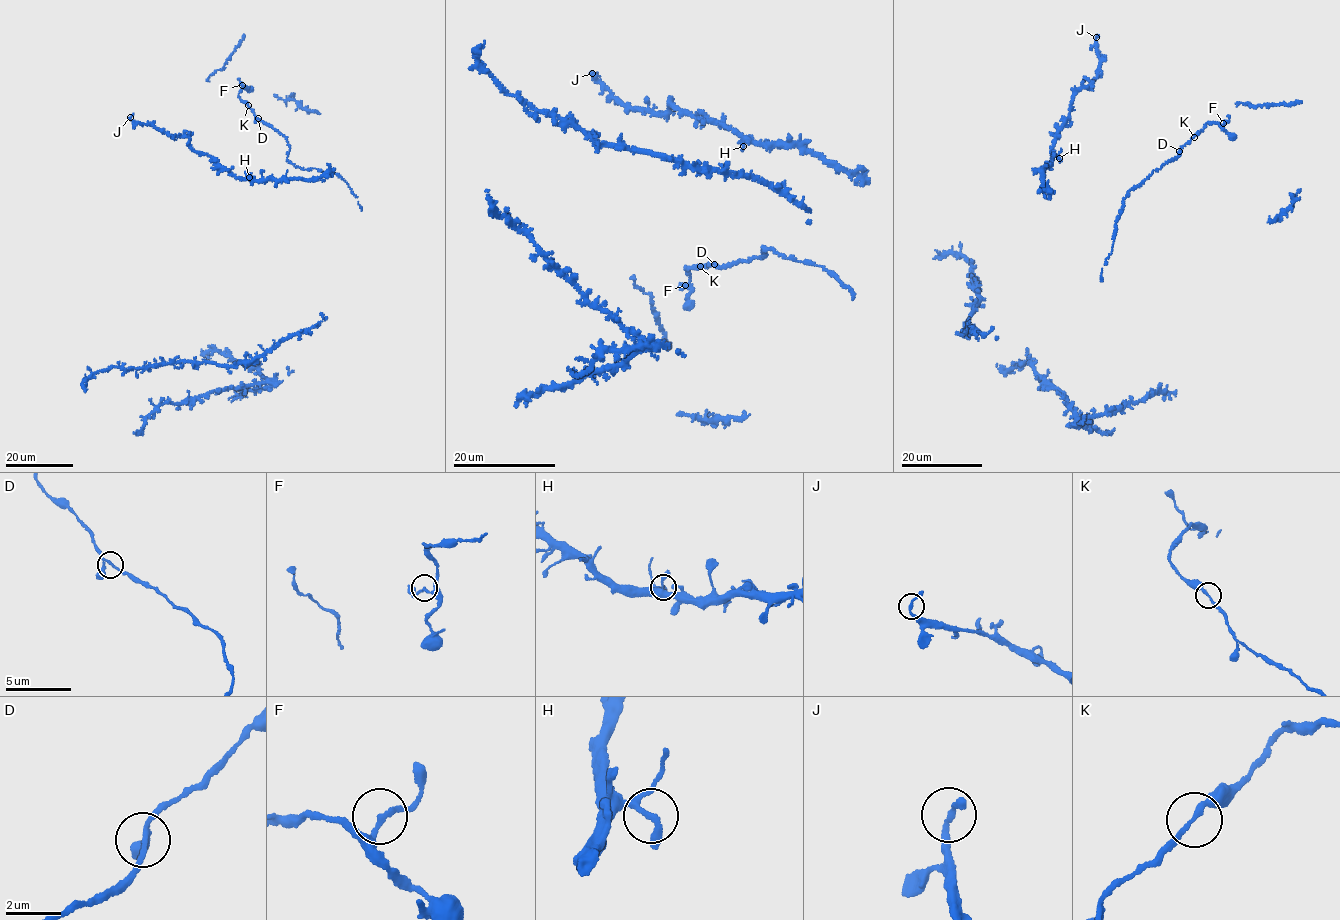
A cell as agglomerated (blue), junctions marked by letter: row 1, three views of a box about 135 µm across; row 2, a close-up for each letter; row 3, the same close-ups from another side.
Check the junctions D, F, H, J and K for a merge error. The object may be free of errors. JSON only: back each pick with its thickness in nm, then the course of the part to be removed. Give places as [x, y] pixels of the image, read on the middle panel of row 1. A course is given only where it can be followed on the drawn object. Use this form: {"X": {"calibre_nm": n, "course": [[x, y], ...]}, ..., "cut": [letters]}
{"cut": []}

